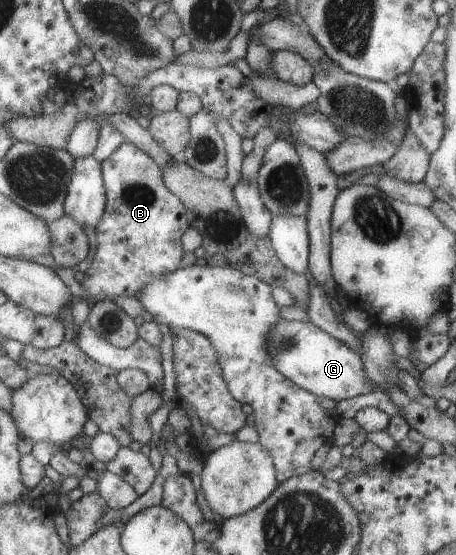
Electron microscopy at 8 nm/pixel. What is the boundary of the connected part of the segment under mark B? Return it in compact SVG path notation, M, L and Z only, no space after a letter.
M125 142L117 151L102 161L102 170L108 204L95 229L97 245L91 267L84 275L77 275L84 295L93 306L103 300L109 300L109 297L113 295L137 299L155 278L161 278L178 270L181 255L184 253L179 238L189 227L186 208L182 200L167 187L164 169L154 156L149 155L145 150L134 143Z

